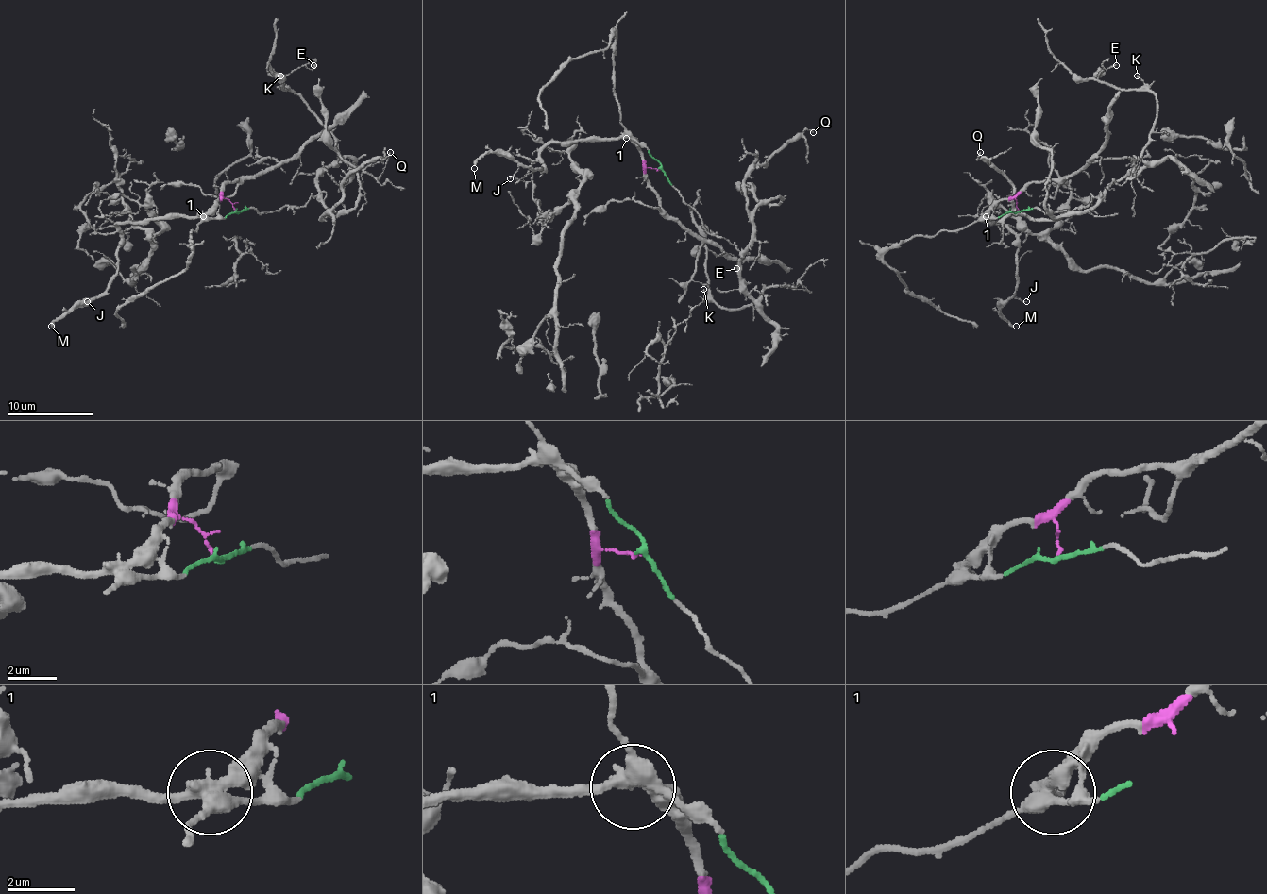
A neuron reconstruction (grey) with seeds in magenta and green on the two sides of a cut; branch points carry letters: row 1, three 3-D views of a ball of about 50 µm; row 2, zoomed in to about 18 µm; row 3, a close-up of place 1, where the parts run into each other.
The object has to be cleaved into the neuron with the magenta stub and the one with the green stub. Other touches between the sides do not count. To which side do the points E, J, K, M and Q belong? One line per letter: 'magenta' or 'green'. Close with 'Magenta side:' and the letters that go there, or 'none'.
E: green
J: magenta
K: green
M: magenta
Q: green
Magenta side: J, M

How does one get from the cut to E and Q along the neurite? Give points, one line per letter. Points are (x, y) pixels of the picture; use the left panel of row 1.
E: (234, 211), (300, 208), (318, 193), (320, 175), (340, 151), (333, 132), (283, 89), (295, 70), (313, 65)
Q: (234, 211), (300, 208), (312, 196), (329, 211), (325, 218), (340, 201), (342, 181), (389, 151)

